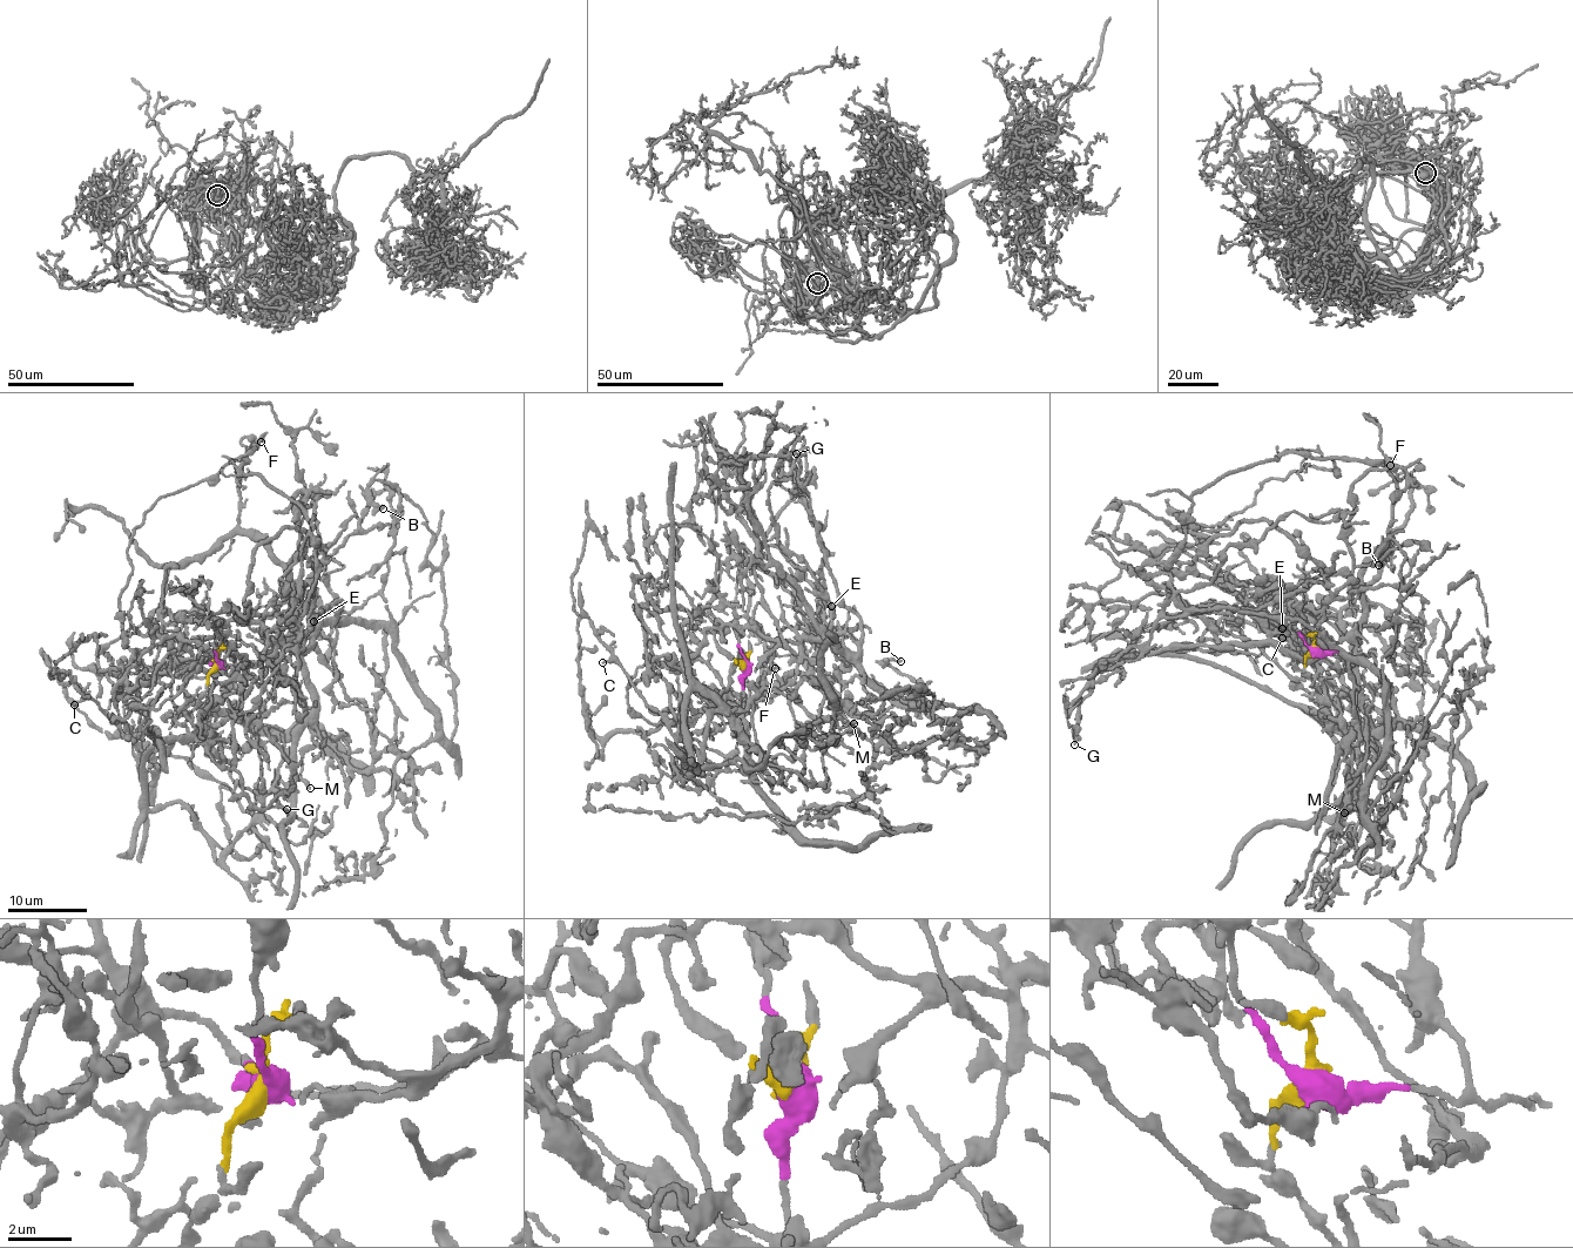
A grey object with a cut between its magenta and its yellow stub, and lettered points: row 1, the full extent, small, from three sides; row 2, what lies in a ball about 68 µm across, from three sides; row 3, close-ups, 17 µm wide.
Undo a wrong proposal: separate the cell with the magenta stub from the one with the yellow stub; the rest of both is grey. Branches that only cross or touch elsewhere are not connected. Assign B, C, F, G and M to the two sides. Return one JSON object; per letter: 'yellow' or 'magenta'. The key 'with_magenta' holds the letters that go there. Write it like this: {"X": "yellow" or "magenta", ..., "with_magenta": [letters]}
{"B": "yellow", "C": "yellow", "F": "magenta", "G": "yellow", "M": "yellow", "with_magenta": ["F"]}

